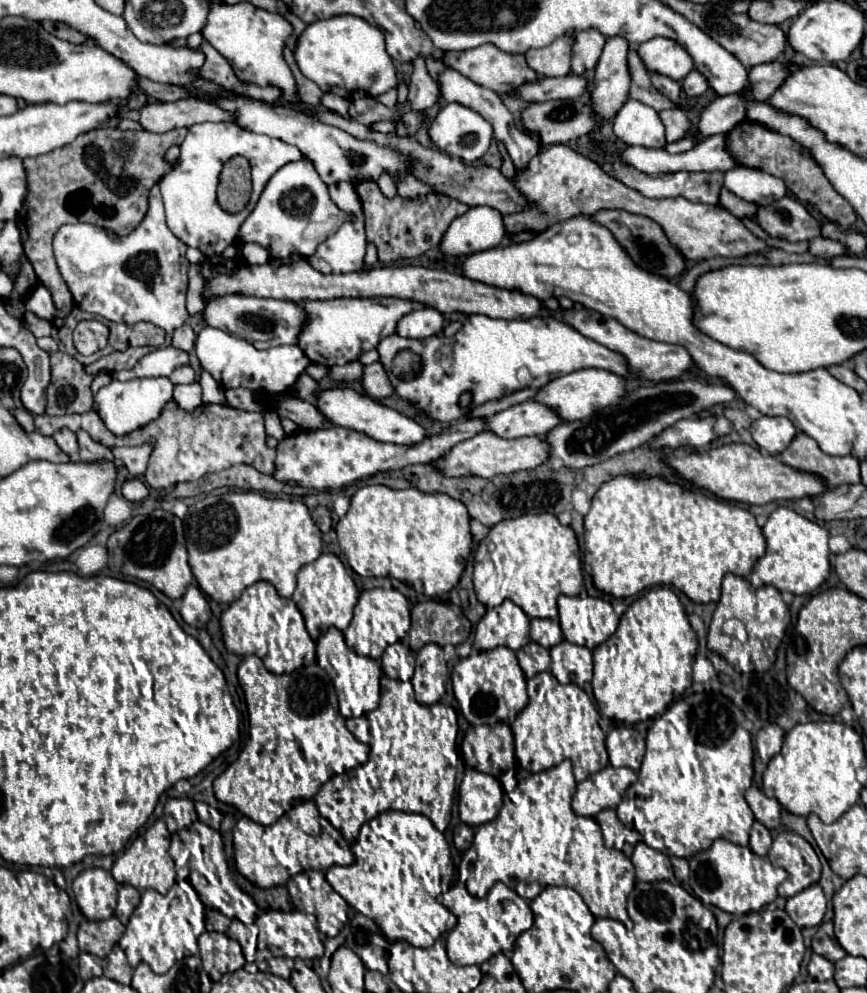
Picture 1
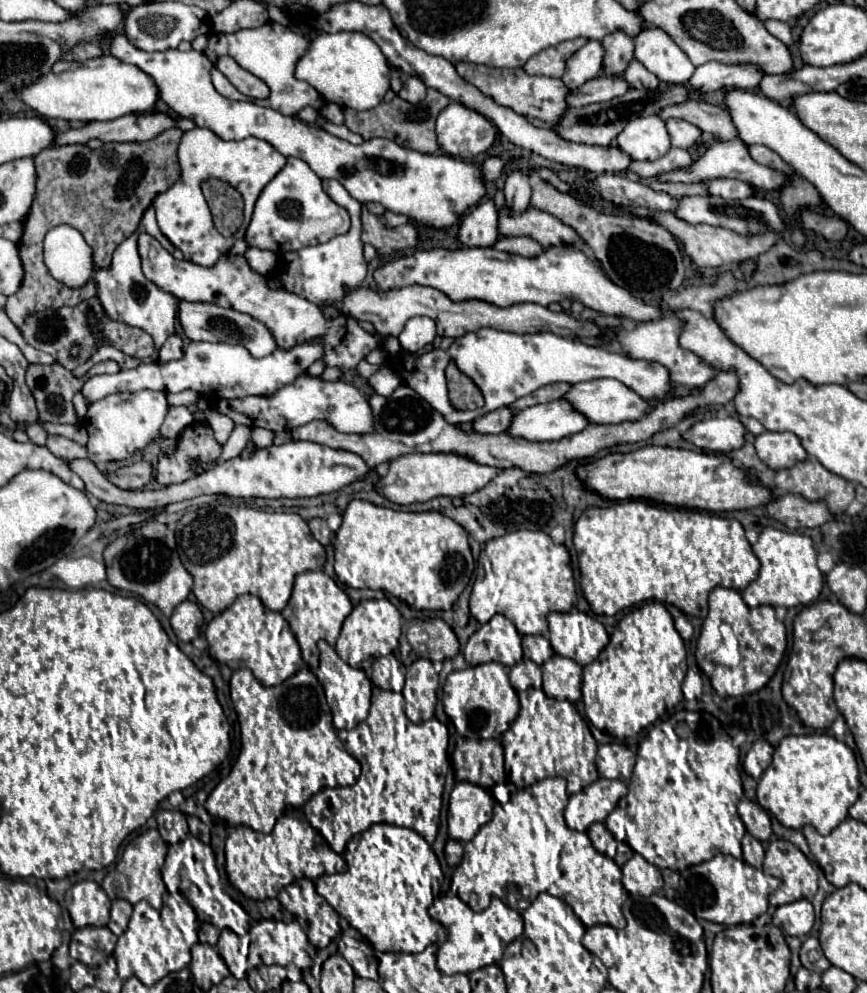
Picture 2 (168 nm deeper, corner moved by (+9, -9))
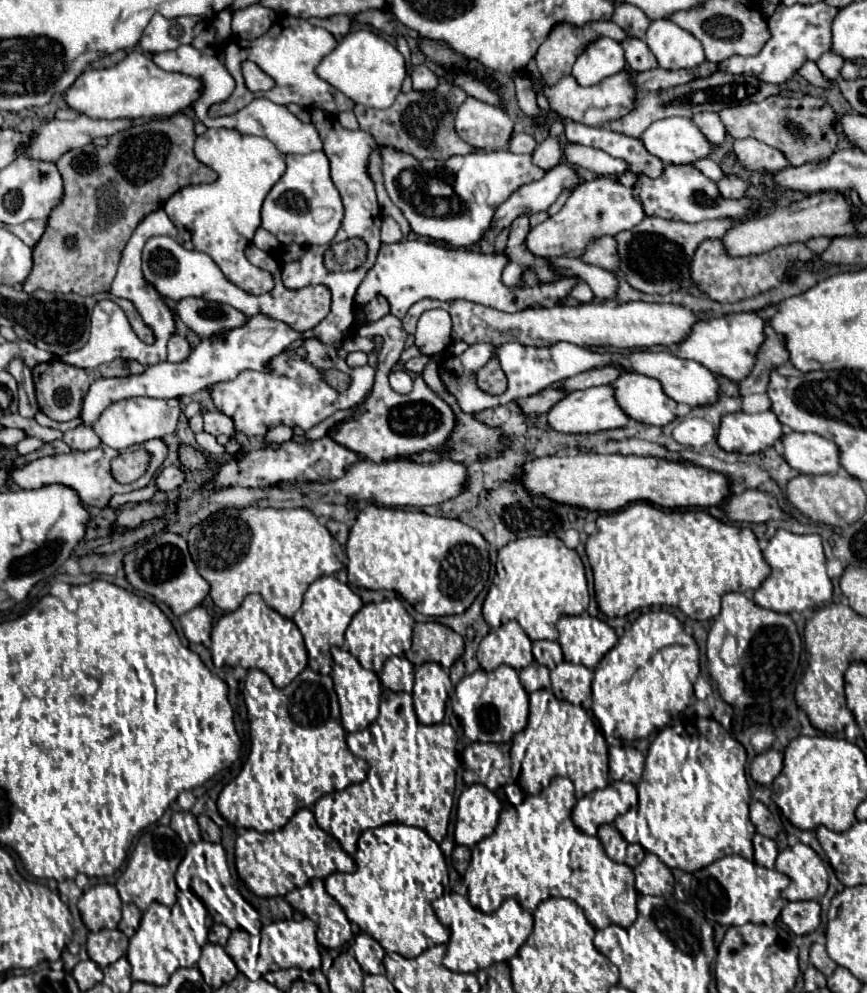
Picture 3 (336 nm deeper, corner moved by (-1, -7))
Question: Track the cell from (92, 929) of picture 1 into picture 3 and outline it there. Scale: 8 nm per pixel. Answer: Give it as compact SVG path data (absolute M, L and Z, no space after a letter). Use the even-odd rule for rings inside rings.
M101 930L87 936L87 954L99 968L117 962L127 952L129 938L121 930Z

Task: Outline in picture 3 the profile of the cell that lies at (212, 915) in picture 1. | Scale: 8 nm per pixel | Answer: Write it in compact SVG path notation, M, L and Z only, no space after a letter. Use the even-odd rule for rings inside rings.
M213 924L209 928L208 942L211 944L219 944L219 946L225 946L227 944L227 938L229 938L231 930L223 924Z

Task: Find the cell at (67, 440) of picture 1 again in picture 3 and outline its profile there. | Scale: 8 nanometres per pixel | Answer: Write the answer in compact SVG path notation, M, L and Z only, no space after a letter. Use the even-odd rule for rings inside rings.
M77 426L75 430L67 430L63 434L63 442L73 450L93 450L101 444L99 436L89 426Z

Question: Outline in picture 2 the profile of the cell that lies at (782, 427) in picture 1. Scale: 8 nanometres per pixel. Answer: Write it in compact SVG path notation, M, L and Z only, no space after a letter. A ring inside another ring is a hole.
M763 432L755 438L755 450L771 470L789 468L807 458L799 438L791 432Z

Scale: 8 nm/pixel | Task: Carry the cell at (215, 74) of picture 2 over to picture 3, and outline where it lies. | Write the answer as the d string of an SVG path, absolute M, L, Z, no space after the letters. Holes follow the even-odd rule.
M281 16L271 30L257 38L255 42L237 42L231 40L225 48L225 66L227 70L233 74L237 88L231 94L231 98L227 98L227 102L217 104L217 114L219 116L229 116L235 114L237 110L241 110L243 106L247 106L255 94L251 90L247 90L243 74L241 74L241 64L245 60L255 62L265 74L269 74L275 80L275 86L271 90L267 90L267 98L275 104L287 106L291 102L299 104L299 106L307 106L307 110L311 108L323 108L331 114L341 114L345 110L353 110L355 102L351 102L351 98L347 98L343 92L339 92L337 88L333 88L331 84L327 84L325 80L317 78L315 68L317 64L337 46L337 38L327 32L325 28L319 26L311 26L307 20L299 20L293 16Z

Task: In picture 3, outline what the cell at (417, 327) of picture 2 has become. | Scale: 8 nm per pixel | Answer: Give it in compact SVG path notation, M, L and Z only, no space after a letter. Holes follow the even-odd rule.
M445 310L423 312L417 324L417 332L415 332L415 346L427 356L441 354L445 348L449 348L451 346L449 312Z

